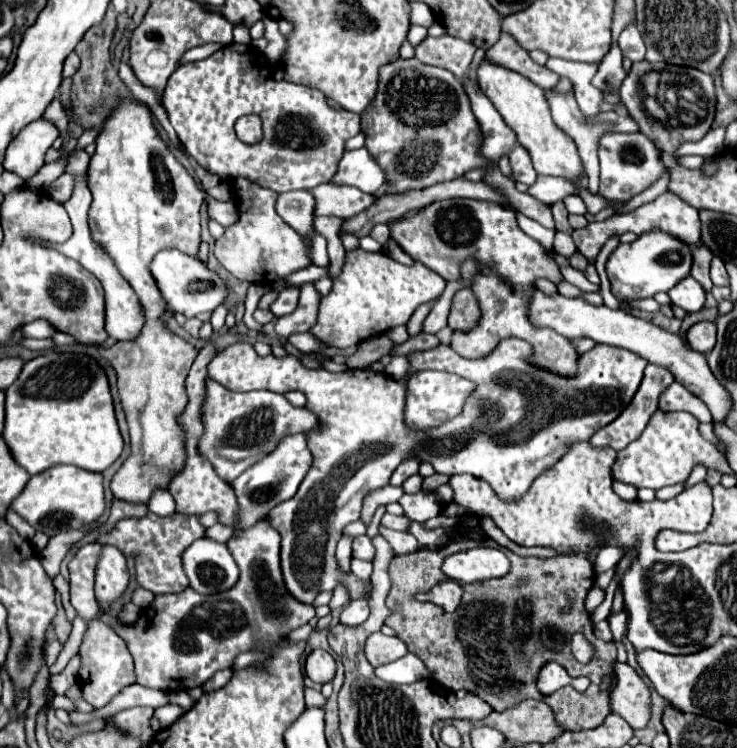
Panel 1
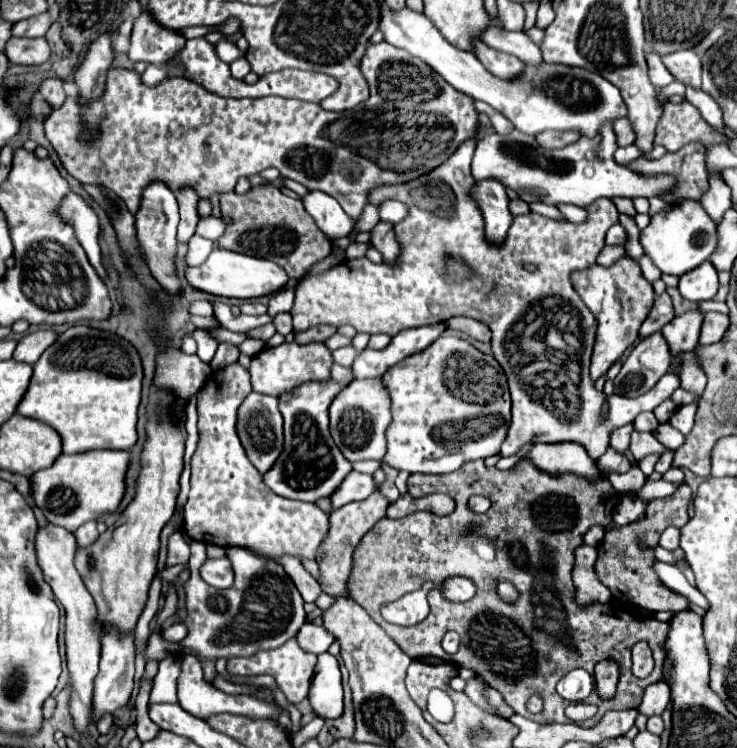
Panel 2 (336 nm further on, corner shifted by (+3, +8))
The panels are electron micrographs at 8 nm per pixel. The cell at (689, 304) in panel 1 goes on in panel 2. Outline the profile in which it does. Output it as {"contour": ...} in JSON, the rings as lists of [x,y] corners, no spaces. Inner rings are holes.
{"contour":[[[704,262],[696,270],[680,276],[678,290],[686,300],[702,302],[712,300],[718,292],[718,286],[718,270],[712,266],[712,262]]]}

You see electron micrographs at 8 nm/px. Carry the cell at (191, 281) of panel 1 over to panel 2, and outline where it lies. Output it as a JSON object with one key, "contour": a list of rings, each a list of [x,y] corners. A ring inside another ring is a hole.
{"contour":[[[214,246],[214,250],[210,252],[210,256],[208,256],[208,260],[204,264],[188,268],[186,270],[186,278],[198,290],[210,292],[214,296],[240,298],[240,300],[244,300],[244,298],[260,298],[260,296],[274,294],[280,288],[284,288],[286,282],[288,282],[286,270],[280,268],[278,264],[274,264],[270,260],[264,260],[264,258],[254,258],[254,256],[222,250],[218,246]]]}

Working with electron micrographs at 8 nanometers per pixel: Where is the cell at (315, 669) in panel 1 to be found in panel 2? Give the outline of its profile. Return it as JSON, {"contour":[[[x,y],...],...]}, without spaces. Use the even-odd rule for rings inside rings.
{"contour":[[[328,652],[318,656],[308,700],[316,716],[324,720],[340,718],[344,712],[344,692],[342,692],[340,668],[338,668],[336,658],[330,656]]]}

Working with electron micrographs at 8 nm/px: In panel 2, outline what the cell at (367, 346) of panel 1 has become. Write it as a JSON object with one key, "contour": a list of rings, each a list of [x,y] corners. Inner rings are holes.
{"contour":[[[312,326],[304,332],[294,332],[294,340],[298,344],[310,344],[310,342],[324,342],[336,332],[334,326]]]}

